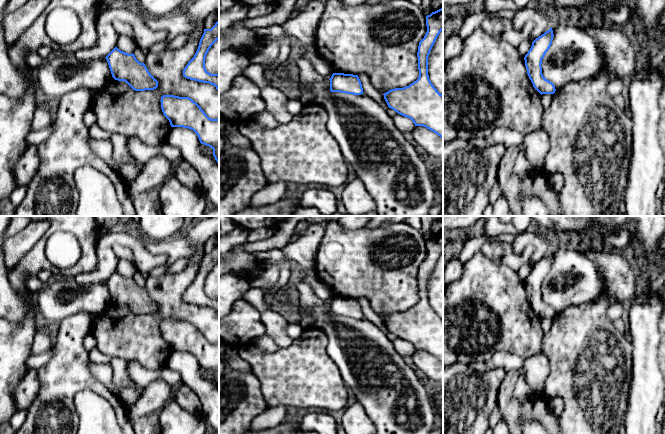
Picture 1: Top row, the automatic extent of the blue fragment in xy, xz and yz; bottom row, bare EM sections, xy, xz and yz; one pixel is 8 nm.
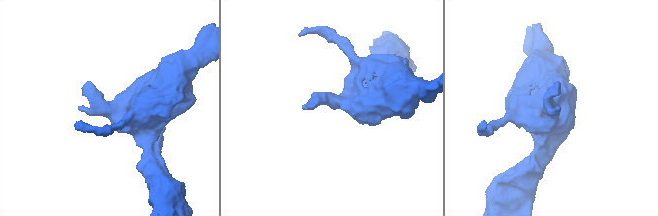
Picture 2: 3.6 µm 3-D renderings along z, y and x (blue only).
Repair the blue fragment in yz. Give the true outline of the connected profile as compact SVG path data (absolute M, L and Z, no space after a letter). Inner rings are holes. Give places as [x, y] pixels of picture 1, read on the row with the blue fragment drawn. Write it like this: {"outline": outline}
{"outline": "M552 27L532 42L532 46L525 55L525 66L527 74L533 87L542 94L554 94L556 89L552 82L542 74L542 59L549 50L553 40Z"}

